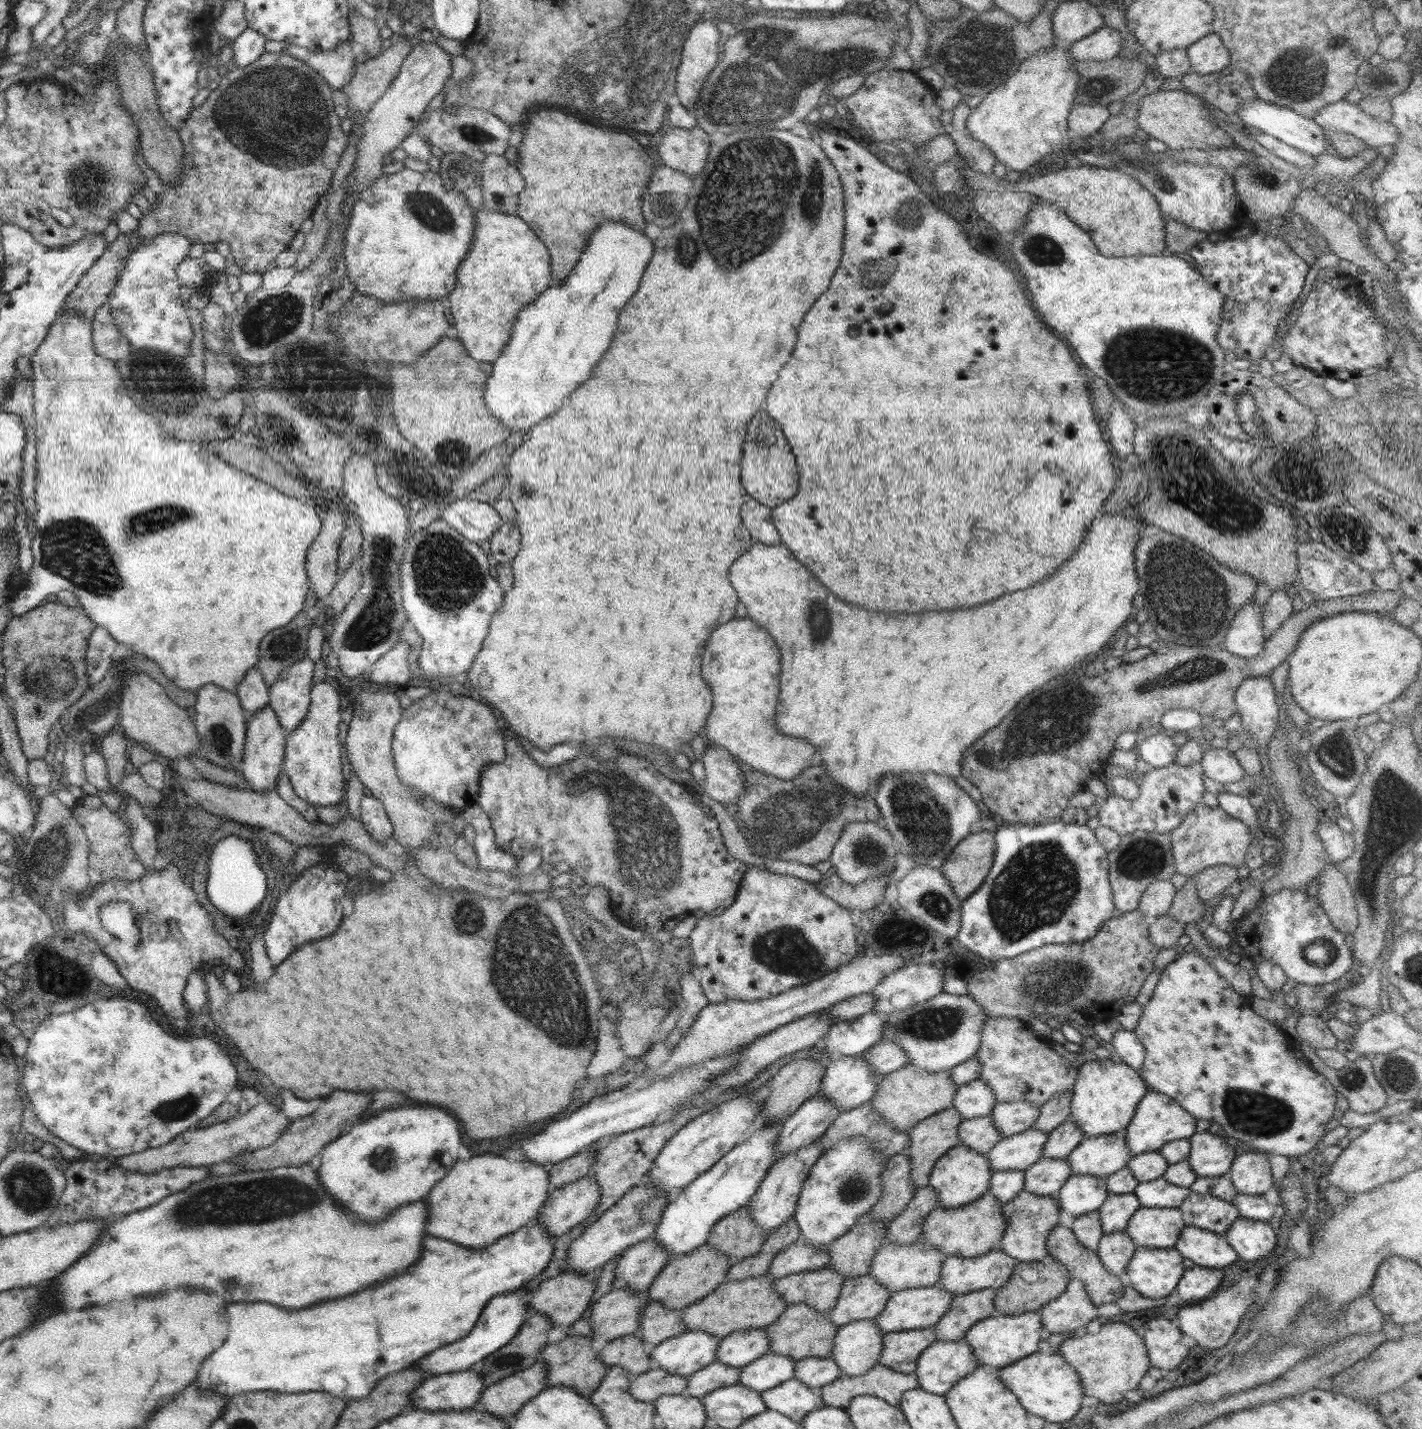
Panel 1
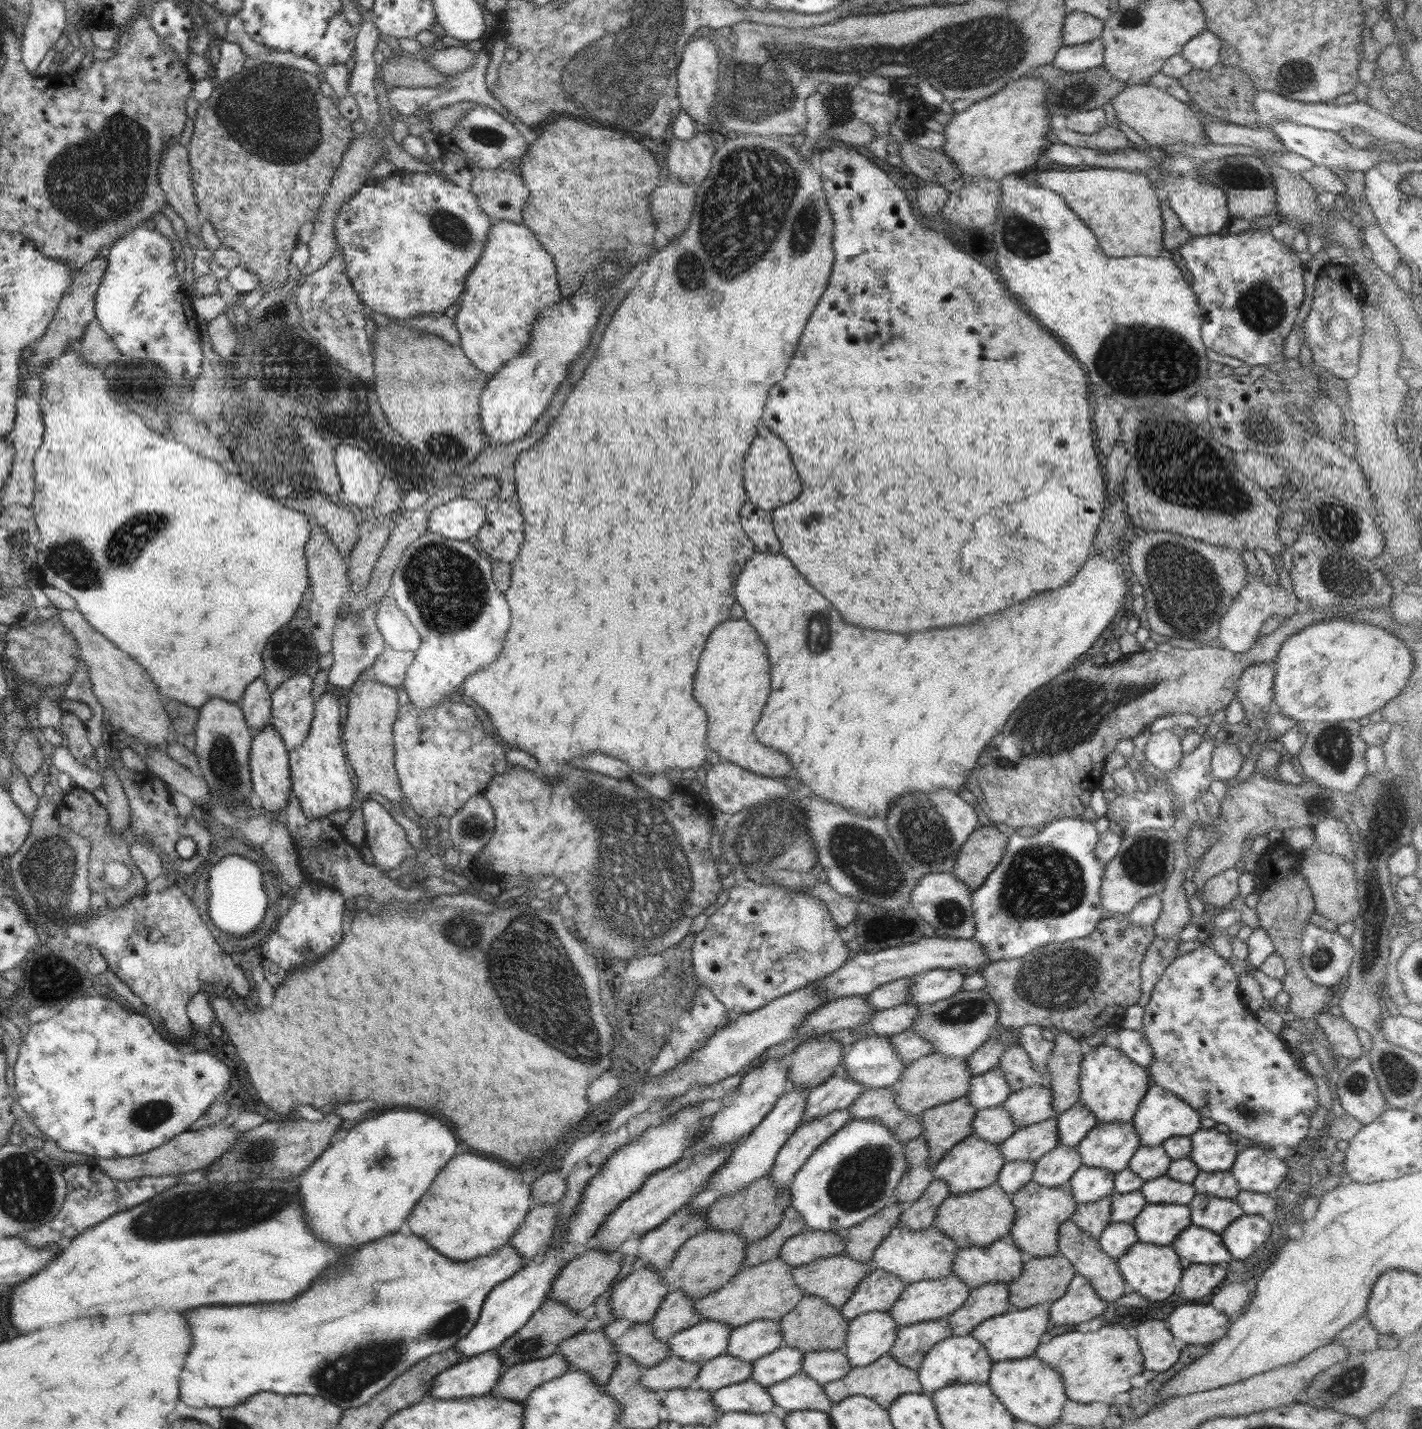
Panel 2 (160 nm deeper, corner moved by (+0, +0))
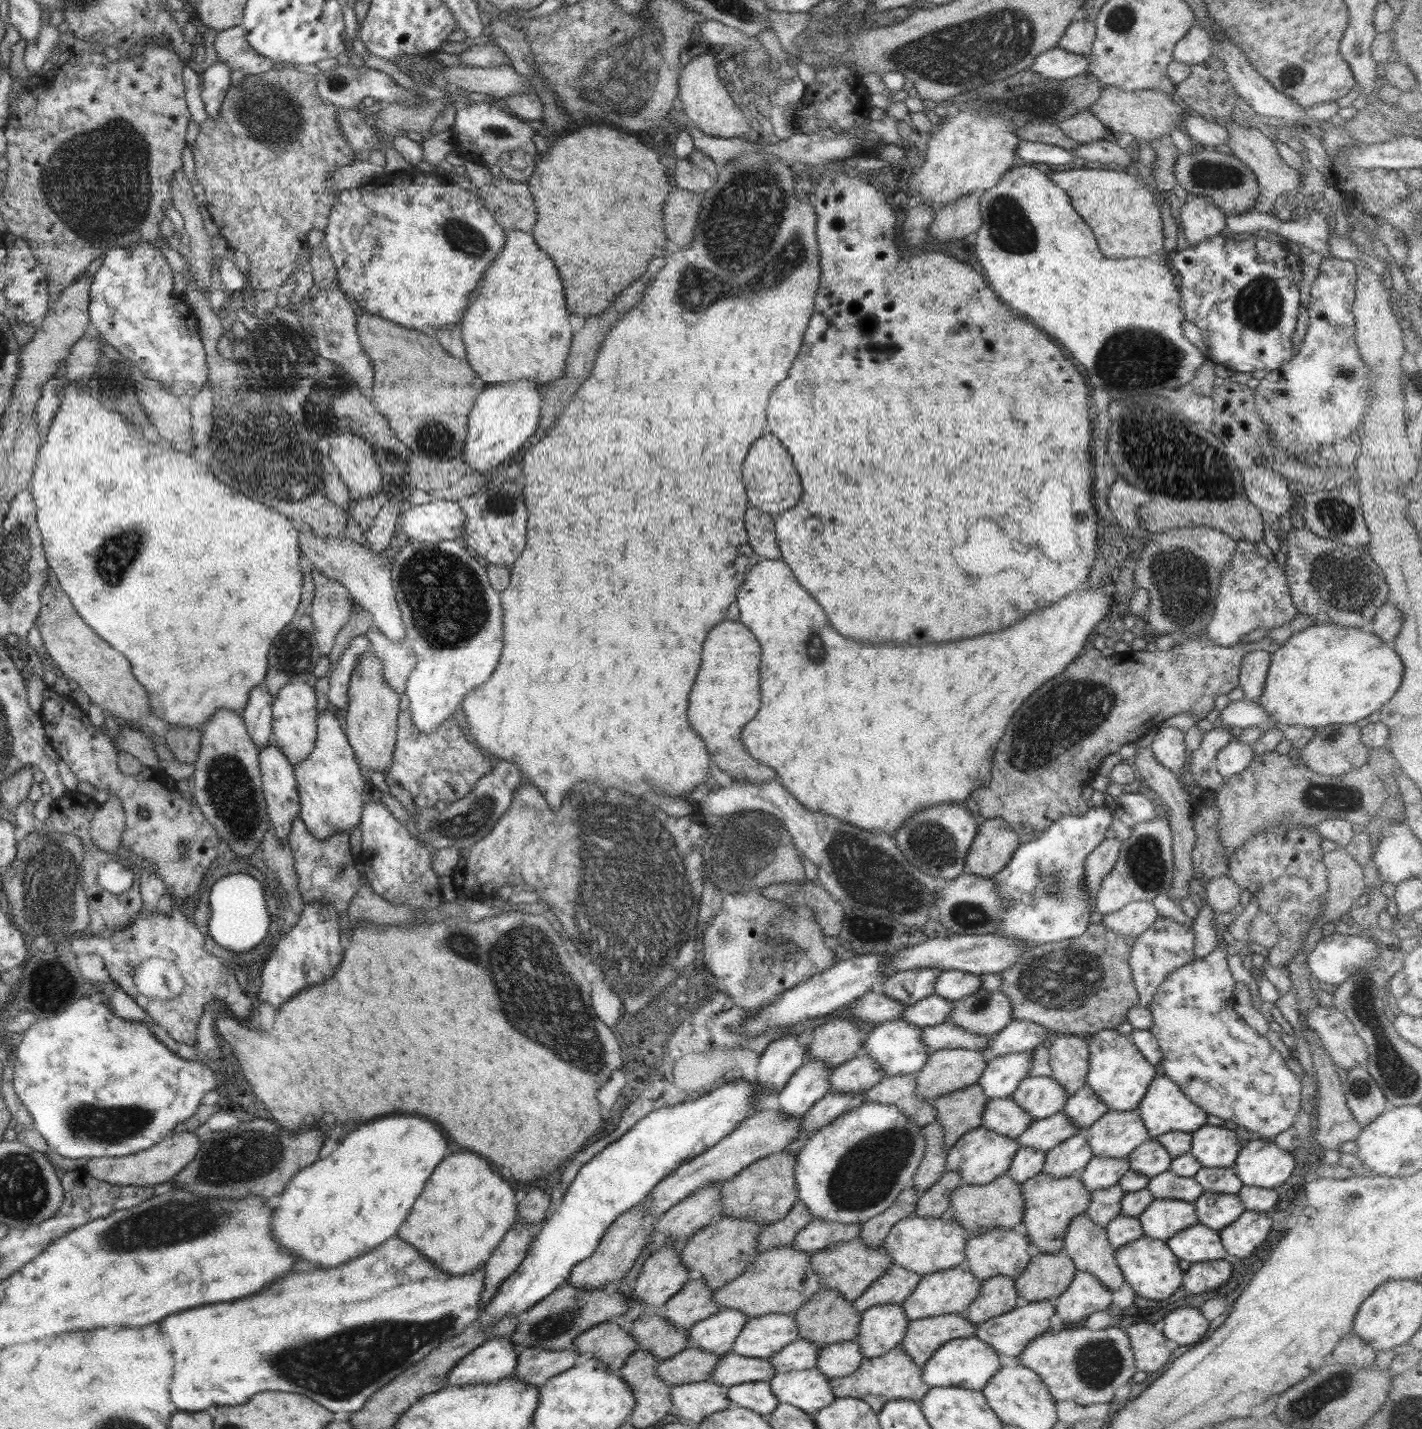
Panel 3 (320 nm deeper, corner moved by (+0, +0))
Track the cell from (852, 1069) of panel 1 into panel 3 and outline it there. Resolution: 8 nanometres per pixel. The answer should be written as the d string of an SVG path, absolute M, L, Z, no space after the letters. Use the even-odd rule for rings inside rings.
M896 1019L876 1025L863 1036L863 1047L886 1076L908 1076L919 1073L931 1053L921 1039L921 1028L904 1019Z

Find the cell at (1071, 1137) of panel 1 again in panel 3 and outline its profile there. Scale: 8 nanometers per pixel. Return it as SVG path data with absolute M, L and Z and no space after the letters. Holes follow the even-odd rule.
M1086 1084L1073 1092L1064 1107L1065 1115L1078 1130L1090 1128L1096 1120L1109 1111L1109 1108L1098 1099L1096 1093Z

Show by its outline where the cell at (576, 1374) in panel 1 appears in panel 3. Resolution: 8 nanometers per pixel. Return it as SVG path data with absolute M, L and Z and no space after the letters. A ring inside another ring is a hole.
M619 1320L594 1325L574 1339L574 1350L580 1356L588 1354L604 1363L612 1372L618 1372L626 1359L638 1348L633 1336L624 1331Z

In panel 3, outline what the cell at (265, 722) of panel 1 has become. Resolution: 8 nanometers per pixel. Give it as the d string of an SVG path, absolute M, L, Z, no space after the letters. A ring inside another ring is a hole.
M274 742L259 749L259 761L268 818L271 826L275 830L275 837L281 840L281 842L285 842L290 834L293 820L299 816L301 811L294 767Z

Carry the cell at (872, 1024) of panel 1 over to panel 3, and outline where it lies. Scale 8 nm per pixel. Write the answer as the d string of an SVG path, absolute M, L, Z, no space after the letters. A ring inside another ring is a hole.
M932 994L914 1005L908 1005L898 1019L904 1019L920 1028L942 1024L949 1017L954 1003Z

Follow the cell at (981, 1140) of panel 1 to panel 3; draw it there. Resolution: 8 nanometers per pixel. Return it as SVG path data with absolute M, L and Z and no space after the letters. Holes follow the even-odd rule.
M1013 1096L990 1099L985 1106L981 1125L1001 1135L1017 1139L1033 1118L1013 1099Z

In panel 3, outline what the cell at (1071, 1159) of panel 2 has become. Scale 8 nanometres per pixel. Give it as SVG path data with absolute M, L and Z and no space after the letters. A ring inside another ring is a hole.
M1081 1134L1067 1138L1045 1153L1042 1171L1055 1177L1079 1177L1094 1155Z

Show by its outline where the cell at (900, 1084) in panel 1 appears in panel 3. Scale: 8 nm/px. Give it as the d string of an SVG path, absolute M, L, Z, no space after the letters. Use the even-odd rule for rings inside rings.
M947 1048L931 1052L928 1060L919 1073L914 1075L916 1080L916 1094L924 1100L931 1101L936 1097L944 1096L978 1082L980 1075L984 1073L987 1062L984 1062L983 1054L977 1050L965 1048Z

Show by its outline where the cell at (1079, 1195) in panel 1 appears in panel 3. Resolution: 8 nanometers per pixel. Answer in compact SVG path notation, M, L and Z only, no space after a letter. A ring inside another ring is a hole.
M1093 1155L1079 1179L1092 1192L1118 1184L1120 1177L1130 1169L1127 1157L1116 1158Z

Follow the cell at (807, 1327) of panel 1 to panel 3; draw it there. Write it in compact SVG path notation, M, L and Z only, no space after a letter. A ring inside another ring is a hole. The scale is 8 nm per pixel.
M821 1285L821 1289L813 1294L794 1314L794 1320L799 1328L800 1339L812 1341L822 1347L840 1341L854 1341L858 1336L861 1312L846 1300L838 1291Z

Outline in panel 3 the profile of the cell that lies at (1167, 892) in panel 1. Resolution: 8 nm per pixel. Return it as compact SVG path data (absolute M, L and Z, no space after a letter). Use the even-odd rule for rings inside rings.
M1132 901L1112 914L1105 914L1101 924L1118 935L1136 938L1151 928L1159 916L1152 901Z

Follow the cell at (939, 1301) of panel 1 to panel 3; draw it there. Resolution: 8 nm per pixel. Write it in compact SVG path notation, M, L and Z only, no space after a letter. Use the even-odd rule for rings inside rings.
M964 1266L950 1267L949 1269L922 1275L920 1282L916 1285L914 1292L900 1306L904 1309L909 1320L924 1317L957 1314L965 1316L968 1307L979 1295L982 1281L976 1278L968 1268Z

